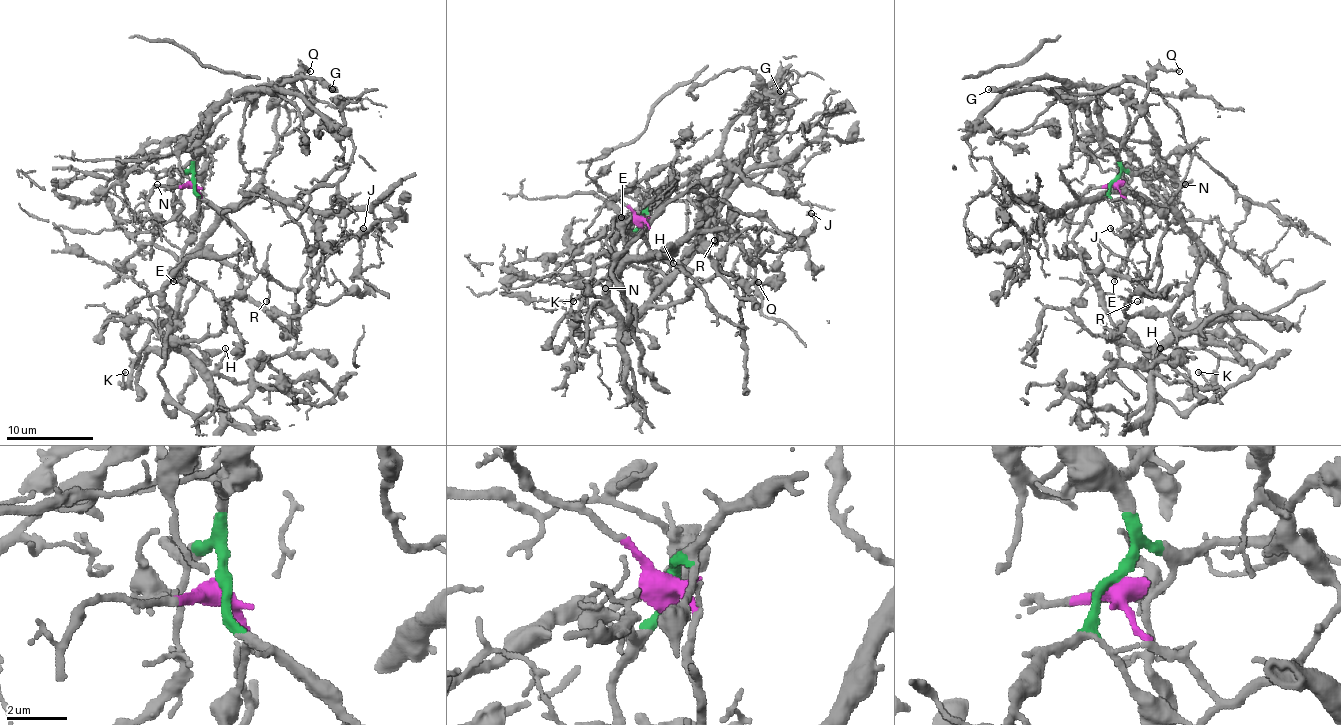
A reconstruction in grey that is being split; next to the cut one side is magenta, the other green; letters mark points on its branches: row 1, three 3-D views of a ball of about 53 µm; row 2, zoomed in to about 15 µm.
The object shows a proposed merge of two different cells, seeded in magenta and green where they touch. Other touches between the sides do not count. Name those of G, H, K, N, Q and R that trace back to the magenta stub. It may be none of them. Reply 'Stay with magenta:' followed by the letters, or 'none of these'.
Stay with magenta: H, K, N, Q

